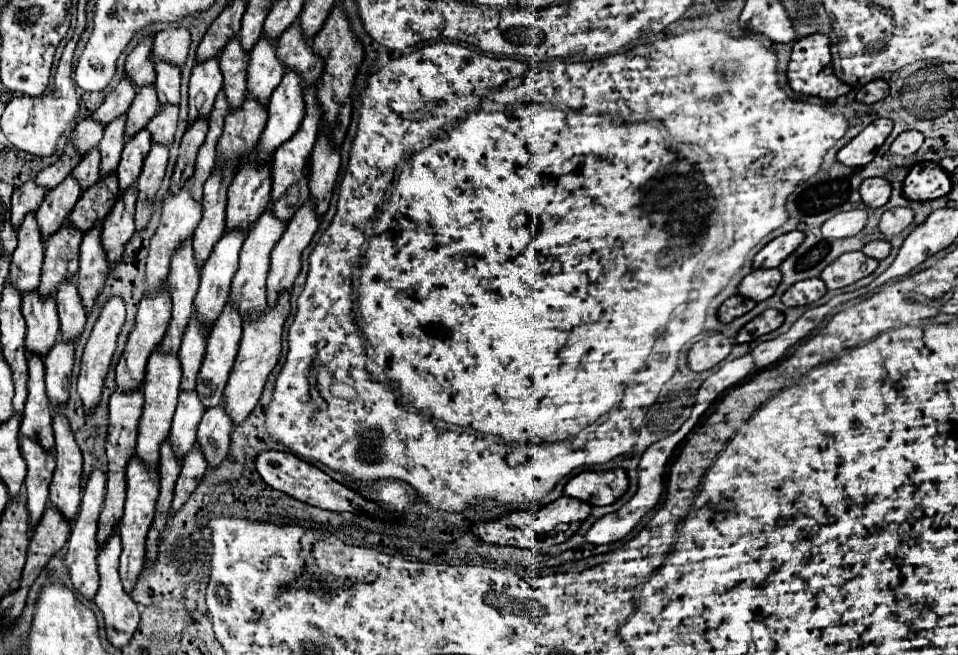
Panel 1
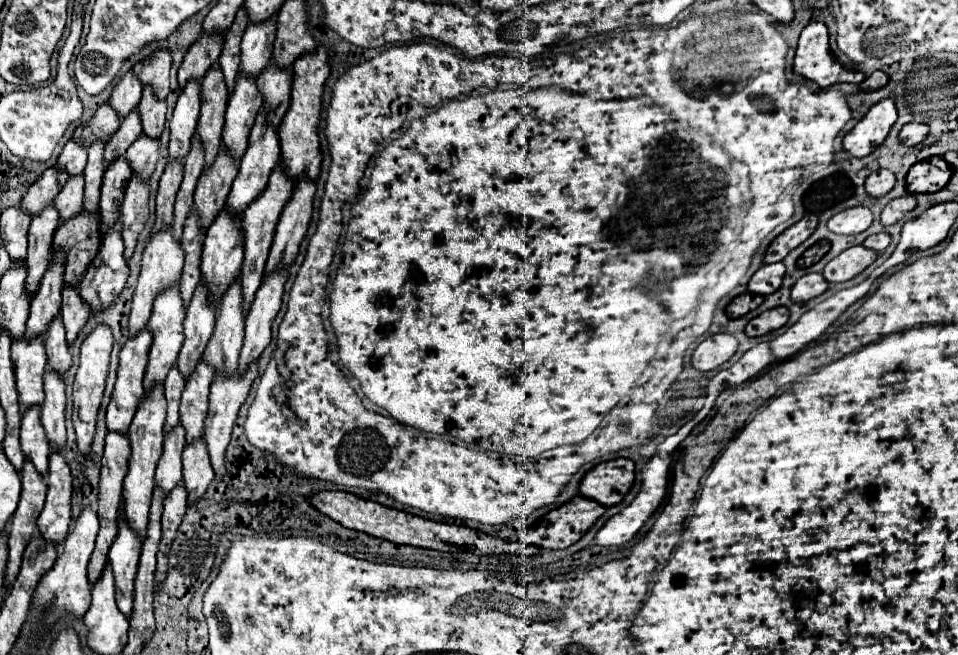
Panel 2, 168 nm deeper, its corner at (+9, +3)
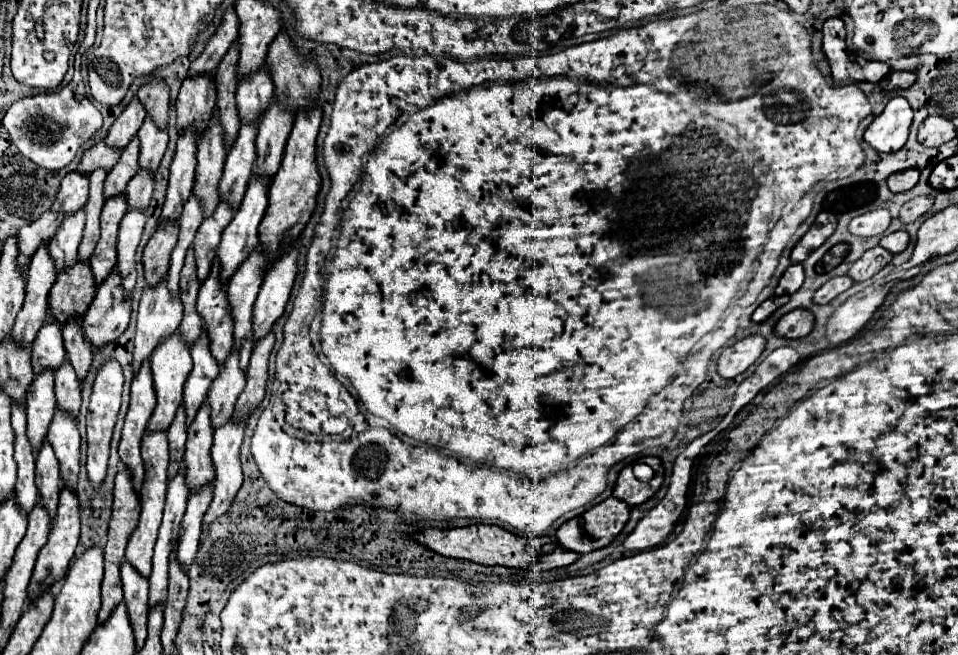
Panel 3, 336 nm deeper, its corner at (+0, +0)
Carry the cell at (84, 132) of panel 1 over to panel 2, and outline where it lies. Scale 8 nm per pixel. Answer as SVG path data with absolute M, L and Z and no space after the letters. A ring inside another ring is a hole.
M70 138L70 140L64 144L64 148L62 148L60 156L58 156L56 166L58 166L58 168L64 168L68 174L74 176L74 174L84 172L86 156L88 156L86 148L84 148L80 142L76 142L74 138Z

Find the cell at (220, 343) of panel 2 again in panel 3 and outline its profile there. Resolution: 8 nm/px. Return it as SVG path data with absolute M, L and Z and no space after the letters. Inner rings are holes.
M233 349L225 367L219 371L219 377L213 381L207 397L211 407L213 429L221 427L221 423L227 423L231 419L237 395L241 395L243 387L245 387L245 373L239 369L239 355Z

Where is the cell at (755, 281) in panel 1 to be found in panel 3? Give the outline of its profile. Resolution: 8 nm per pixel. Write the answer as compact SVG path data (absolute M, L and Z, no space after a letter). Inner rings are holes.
M791 265L783 277L779 279L779 285L775 289L775 295L793 295L795 291L801 289L805 281L805 271L803 271L803 265Z

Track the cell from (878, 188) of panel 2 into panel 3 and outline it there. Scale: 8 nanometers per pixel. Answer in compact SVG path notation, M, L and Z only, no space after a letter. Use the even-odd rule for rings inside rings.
M905 169L905 171L897 171L887 179L887 185L891 191L899 193L899 191L909 191L917 185L919 181L919 171L917 169Z

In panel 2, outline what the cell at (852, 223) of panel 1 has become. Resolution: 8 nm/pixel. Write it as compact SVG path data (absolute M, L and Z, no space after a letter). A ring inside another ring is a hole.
M864 206L848 208L828 220L828 230L836 234L860 234L872 224L872 212Z

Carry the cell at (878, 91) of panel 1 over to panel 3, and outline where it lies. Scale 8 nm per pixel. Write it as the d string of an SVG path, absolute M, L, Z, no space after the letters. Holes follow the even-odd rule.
M891 71L887 77L883 77L881 79L881 87L885 89L885 91L893 91L893 89L907 89L907 87L911 87L913 83L915 83L915 73L911 73L911 71Z

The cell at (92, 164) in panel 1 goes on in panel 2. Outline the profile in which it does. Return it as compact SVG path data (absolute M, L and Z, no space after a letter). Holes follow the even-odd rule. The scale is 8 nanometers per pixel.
M78 174L68 178L64 188L54 198L54 206L58 208L60 218L66 220L82 210L82 200L84 200L84 176Z

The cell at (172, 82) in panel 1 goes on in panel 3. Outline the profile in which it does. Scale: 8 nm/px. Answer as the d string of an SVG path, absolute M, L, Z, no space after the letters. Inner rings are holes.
M151 117L145 119L143 127L139 129L139 141L141 141L141 151L139 151L139 167L147 171L157 171L163 153L167 149L167 131L157 129L157 125L151 121Z

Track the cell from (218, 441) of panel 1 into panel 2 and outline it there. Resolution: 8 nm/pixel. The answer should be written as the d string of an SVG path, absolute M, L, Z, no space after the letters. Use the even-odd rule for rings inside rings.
M204 438L194 440L192 444L186 444L182 452L184 462L184 486L188 490L188 504L196 502L208 488L208 484L214 480L214 468L210 464L208 448Z

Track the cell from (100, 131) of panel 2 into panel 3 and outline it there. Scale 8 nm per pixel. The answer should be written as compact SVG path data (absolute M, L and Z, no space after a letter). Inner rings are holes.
M101 141L83 153L83 159L81 159L77 171L81 171L83 175L93 173L97 167L105 167L105 171L111 171L111 167L113 167L113 163L117 163L119 155L121 155L121 151L115 151L115 149L107 147L105 141Z

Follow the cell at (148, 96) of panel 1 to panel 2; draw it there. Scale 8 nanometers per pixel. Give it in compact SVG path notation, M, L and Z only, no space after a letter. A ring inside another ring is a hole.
M134 108L128 116L122 118L120 128L110 136L110 140L106 142L106 150L104 150L104 162L110 164L112 160L124 156L124 152L128 150L128 146L142 134L142 126L140 126L140 112L138 108Z

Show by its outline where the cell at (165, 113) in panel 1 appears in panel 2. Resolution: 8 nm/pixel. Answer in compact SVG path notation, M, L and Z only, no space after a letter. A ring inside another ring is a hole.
M144 134L126 150L132 170L144 176L144 180L150 178L150 174L158 164L158 150L160 150L160 138L152 138Z

